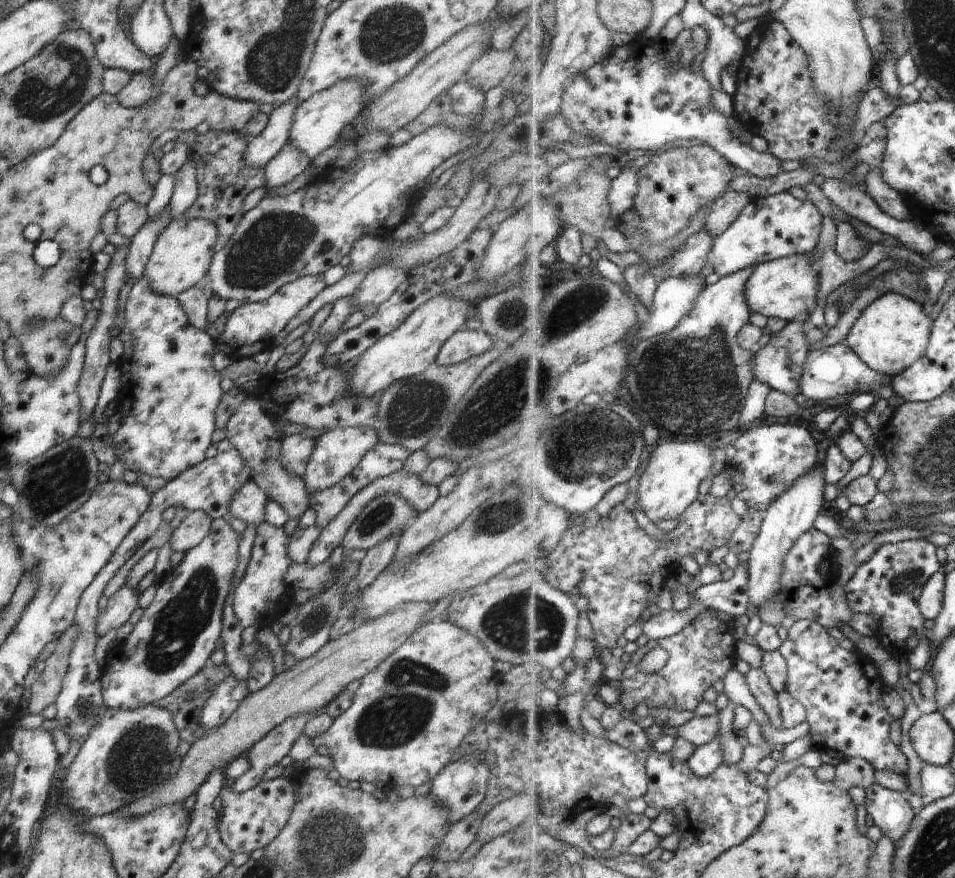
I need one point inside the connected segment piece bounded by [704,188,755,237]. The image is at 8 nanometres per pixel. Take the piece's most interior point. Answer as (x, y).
(727, 210)

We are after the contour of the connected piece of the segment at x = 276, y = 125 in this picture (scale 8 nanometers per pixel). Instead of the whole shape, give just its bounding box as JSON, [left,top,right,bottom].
[245,97,301,169]

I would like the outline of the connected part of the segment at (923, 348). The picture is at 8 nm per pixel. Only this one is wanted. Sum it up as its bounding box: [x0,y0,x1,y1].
[846,292,935,378]

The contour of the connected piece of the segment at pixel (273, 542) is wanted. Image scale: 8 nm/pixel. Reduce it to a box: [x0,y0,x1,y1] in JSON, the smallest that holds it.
[233,521,295,628]

